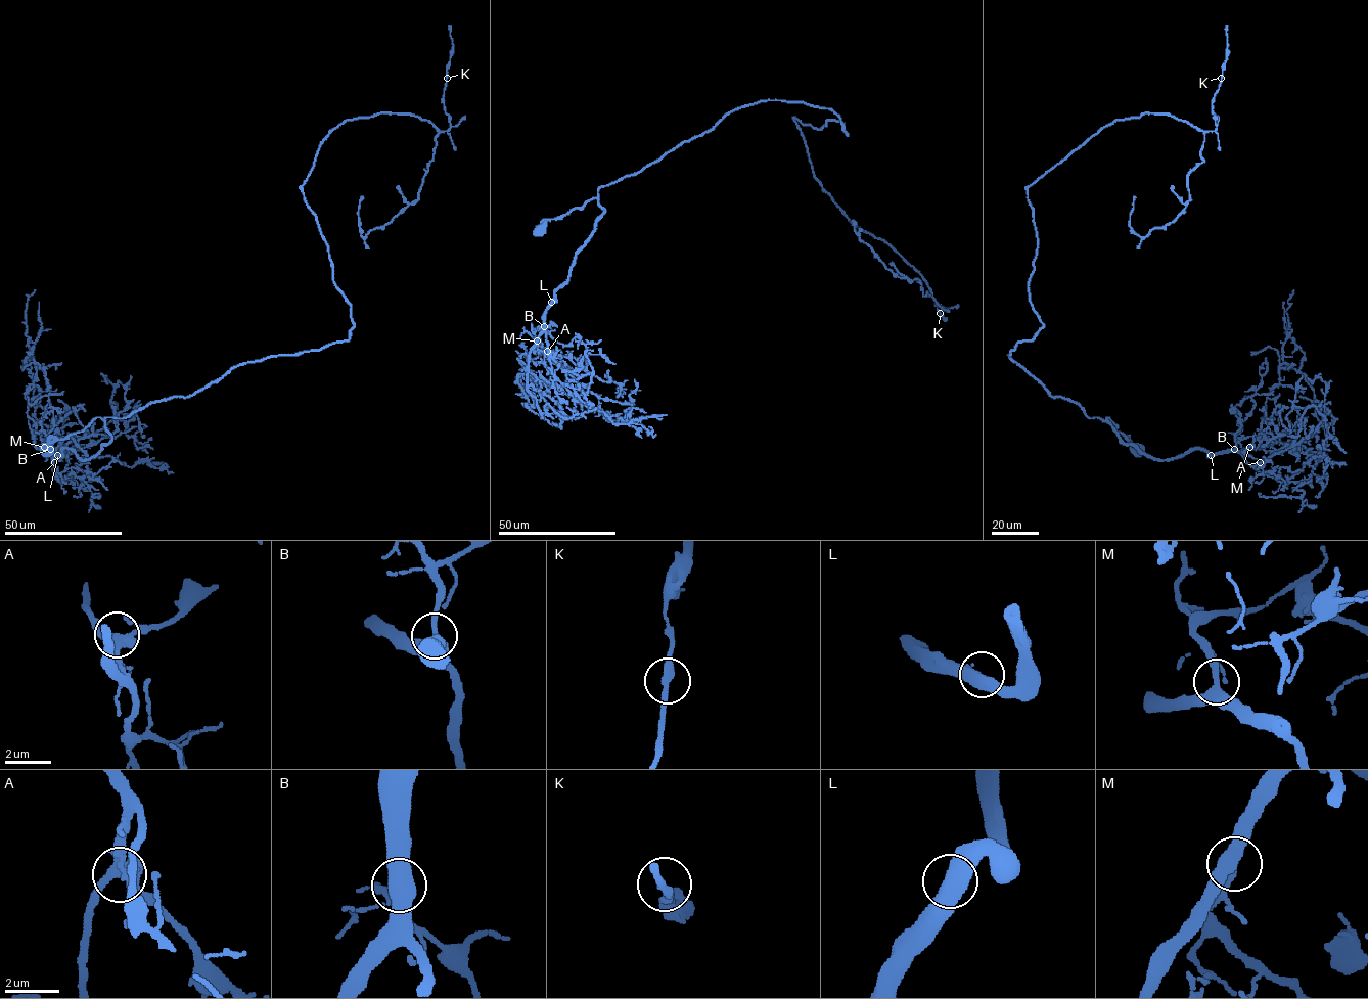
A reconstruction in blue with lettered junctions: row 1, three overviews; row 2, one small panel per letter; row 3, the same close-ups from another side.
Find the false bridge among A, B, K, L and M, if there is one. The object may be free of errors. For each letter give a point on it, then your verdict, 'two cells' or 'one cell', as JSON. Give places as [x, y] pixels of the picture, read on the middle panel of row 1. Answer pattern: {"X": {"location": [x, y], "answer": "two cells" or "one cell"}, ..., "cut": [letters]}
{"A": {"location": [547, 351], "answer": "one cell"}, "B": {"location": [544, 326], "answer": "one cell"}, "K": {"location": [940, 313], "answer": "one cell"}, "L": {"location": [551, 302], "answer": "one cell"}, "M": {"location": [537, 341], "answer": "one cell"}, "cut": []}

